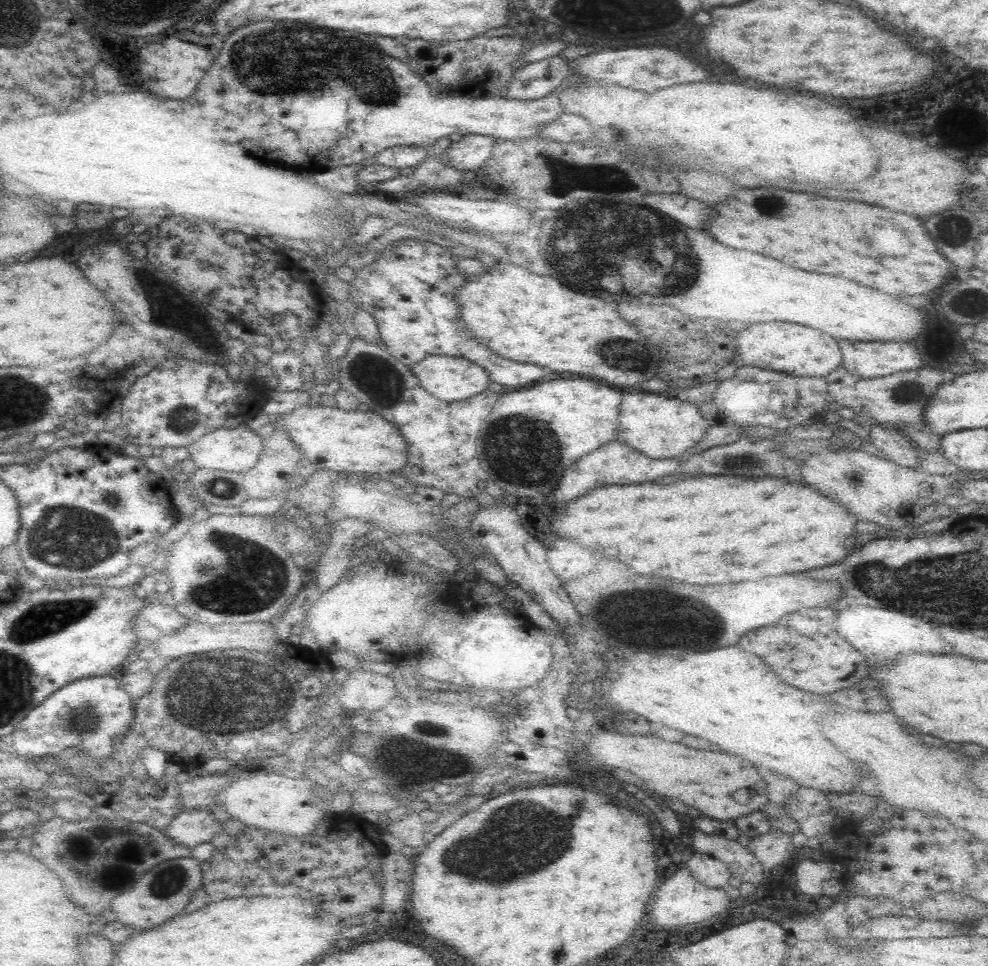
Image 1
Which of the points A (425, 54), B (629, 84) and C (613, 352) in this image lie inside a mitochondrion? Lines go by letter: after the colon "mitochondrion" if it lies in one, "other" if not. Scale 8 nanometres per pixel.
A: other
B: other
C: mitochondrion

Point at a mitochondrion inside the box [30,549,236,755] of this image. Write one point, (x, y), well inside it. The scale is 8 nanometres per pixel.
(81, 721)

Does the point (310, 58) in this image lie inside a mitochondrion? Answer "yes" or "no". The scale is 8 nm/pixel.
yes

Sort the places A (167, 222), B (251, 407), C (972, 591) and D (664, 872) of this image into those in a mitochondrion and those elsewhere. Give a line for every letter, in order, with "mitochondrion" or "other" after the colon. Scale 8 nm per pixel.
A: other
B: other
C: mitochondrion
D: other

